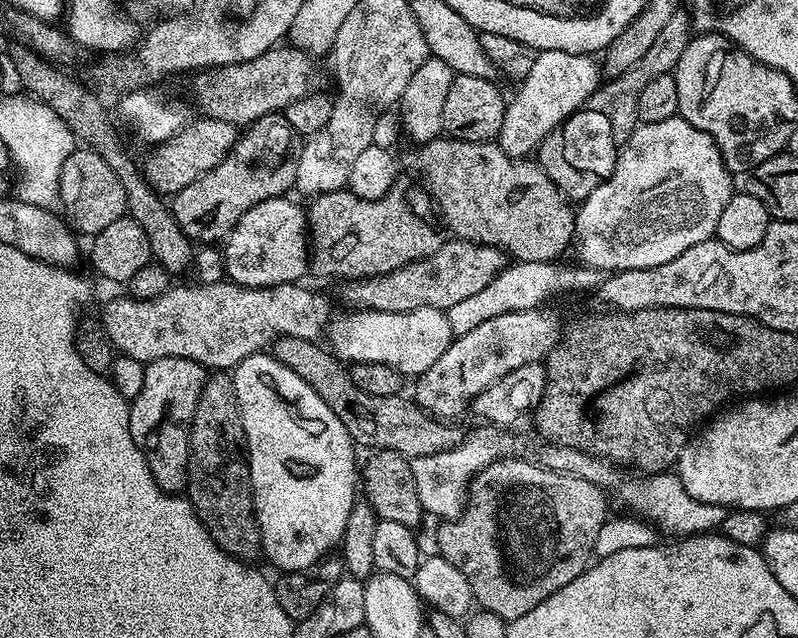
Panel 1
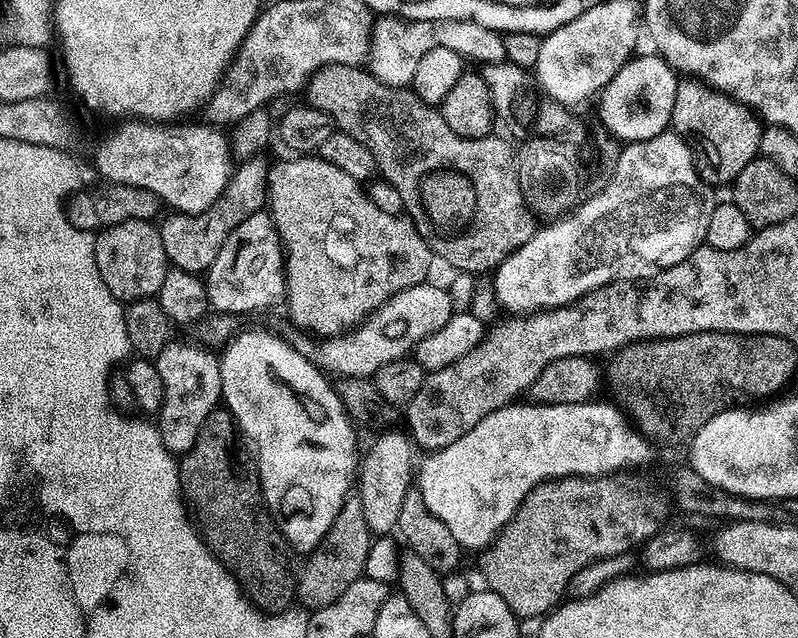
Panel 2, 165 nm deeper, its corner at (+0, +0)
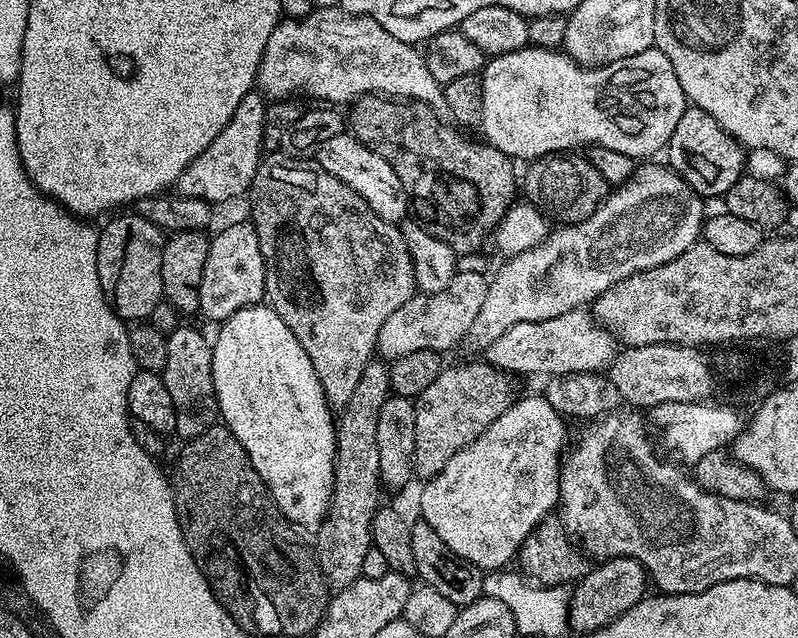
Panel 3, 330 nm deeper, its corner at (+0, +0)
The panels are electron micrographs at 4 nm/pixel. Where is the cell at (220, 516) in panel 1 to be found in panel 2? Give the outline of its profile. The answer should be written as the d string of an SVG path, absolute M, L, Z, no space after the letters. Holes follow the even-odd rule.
M217 406L202 422L194 446L179 457L180 494L188 515L200 533L200 538L212 552L212 555L228 569L228 572L240 586L240 591L265 614L279 614L297 599L297 573L292 572L292 560L288 557L290 545L284 539L280 528L272 519L272 513L264 502L264 492L260 489L260 477L255 467L240 457L236 449L238 429L236 419L223 406Z

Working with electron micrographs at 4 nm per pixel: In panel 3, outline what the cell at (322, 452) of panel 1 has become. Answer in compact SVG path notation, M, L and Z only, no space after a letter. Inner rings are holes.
M251 304L229 316L219 328L216 340L214 336L211 341L212 377L219 415L234 438L242 442L280 513L297 529L315 530L328 512L336 473L337 421L322 390L322 382L318 382L318 374L310 358L306 358L306 350L302 350L290 326L286 326L270 306Z

